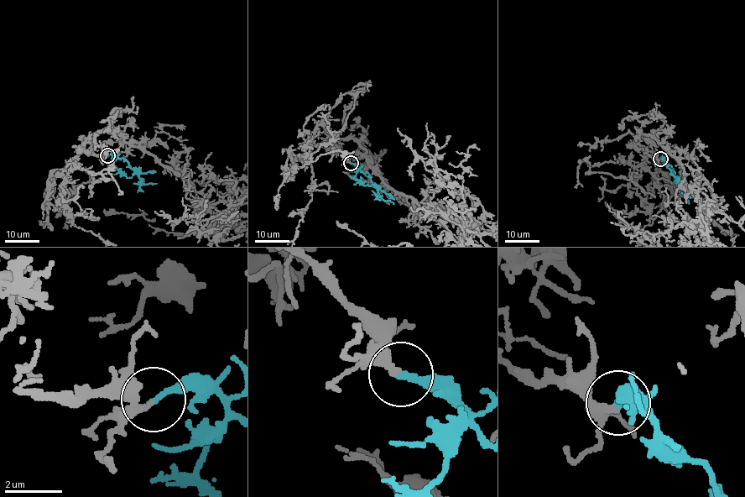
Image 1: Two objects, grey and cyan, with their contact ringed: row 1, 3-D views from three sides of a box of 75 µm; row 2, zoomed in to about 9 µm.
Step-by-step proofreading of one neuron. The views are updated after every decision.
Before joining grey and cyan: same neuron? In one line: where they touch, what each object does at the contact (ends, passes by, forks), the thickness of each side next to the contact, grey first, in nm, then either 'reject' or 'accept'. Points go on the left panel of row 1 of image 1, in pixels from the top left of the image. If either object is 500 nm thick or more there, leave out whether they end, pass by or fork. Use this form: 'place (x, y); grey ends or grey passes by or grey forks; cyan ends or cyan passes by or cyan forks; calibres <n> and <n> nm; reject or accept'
place (107, 155); grey ends; cyan ends; calibres 280 and 240 nm; accept

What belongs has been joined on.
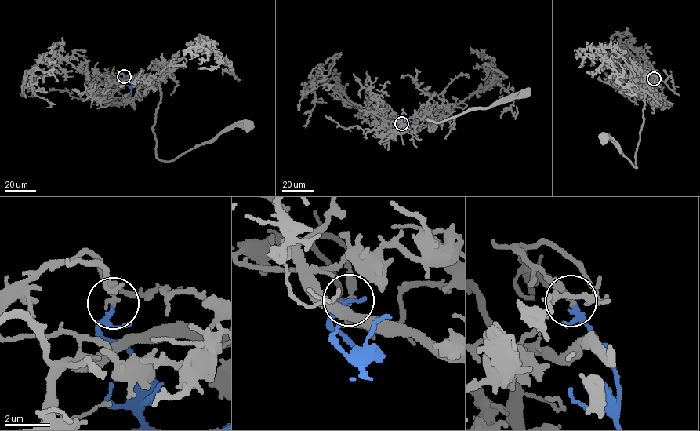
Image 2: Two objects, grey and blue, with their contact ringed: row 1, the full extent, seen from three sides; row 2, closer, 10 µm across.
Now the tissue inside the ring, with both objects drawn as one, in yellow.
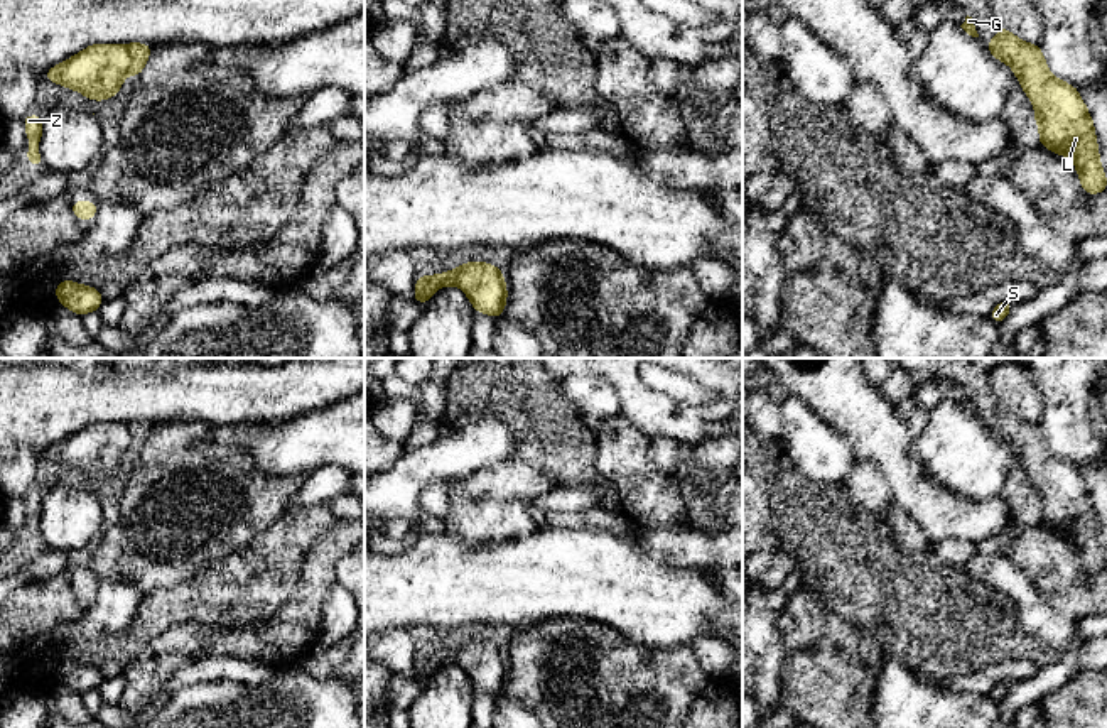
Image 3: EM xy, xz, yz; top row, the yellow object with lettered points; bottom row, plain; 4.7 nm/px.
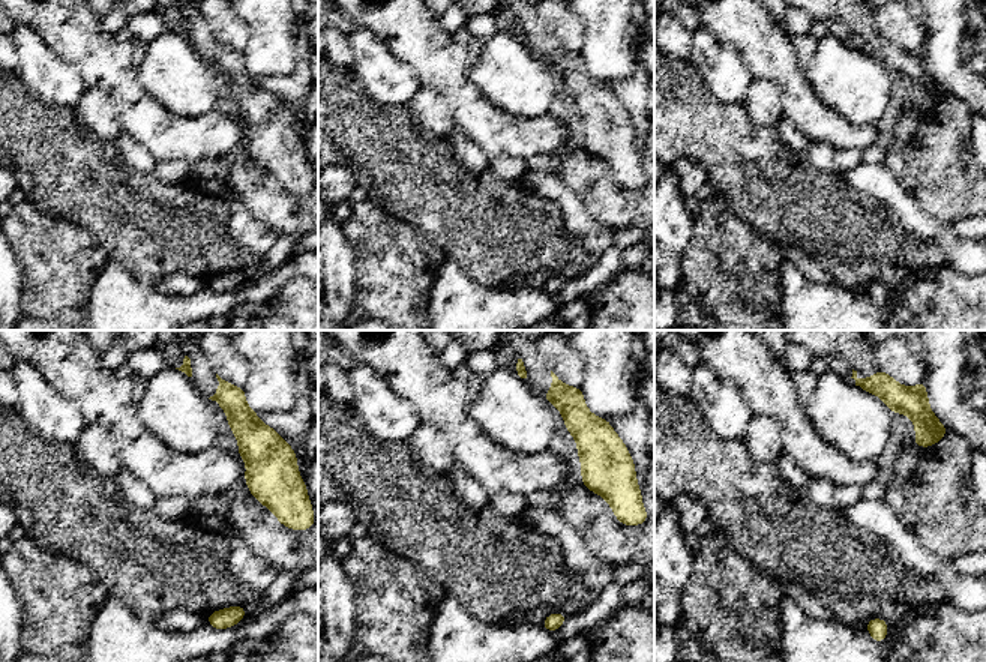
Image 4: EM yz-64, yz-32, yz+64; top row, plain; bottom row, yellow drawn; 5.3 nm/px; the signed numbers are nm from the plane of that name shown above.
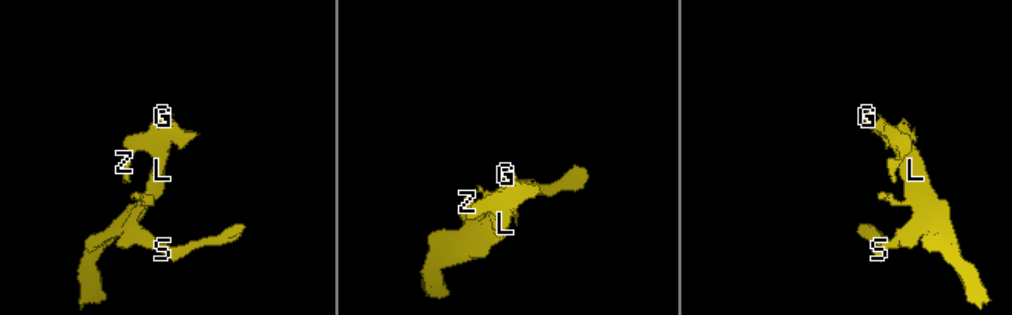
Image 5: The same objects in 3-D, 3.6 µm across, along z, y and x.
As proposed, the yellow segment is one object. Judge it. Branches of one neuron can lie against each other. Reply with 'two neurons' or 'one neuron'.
one neuron

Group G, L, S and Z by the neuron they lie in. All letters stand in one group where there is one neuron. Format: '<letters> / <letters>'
G L S Z

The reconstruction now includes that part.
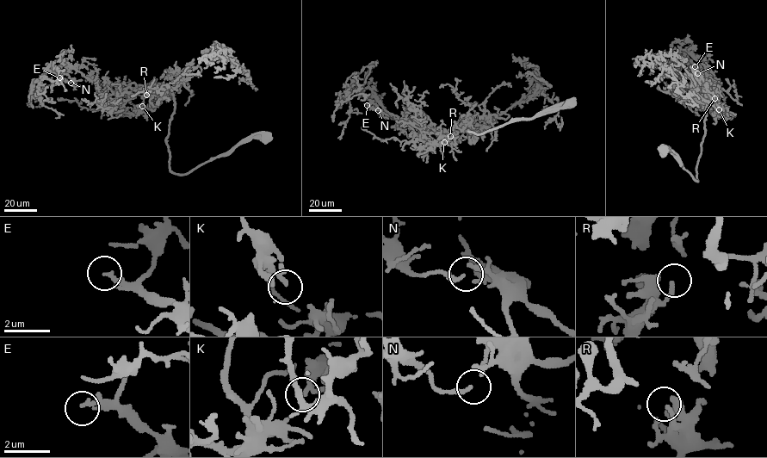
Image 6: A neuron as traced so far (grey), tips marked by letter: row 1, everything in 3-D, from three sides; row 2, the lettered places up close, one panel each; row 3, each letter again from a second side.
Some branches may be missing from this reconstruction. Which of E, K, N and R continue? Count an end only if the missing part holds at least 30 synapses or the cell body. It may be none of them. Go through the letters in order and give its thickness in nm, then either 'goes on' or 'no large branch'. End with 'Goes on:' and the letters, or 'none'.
E: calibre 190 nm; no large branch
K: calibre 130 nm; no large branch
N: calibre 130 nm; no large branch
R: calibre 160 nm; no large branch
Goes on: none

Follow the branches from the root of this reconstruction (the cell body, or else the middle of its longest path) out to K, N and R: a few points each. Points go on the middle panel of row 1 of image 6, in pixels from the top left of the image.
K: (569, 103), (480, 133), (459, 129), (447, 139), (432, 132), (439, 131), (441, 139), (446, 138), (444, 142)
N: (569, 103), (482, 133), (459, 129), (448, 139), (433, 127), (405, 126), (370, 89), (359, 86), (378, 110)
R: (569, 103), (482, 133), (459, 129), (447, 139), (432, 132), (439, 131), (442, 141), (450, 136)

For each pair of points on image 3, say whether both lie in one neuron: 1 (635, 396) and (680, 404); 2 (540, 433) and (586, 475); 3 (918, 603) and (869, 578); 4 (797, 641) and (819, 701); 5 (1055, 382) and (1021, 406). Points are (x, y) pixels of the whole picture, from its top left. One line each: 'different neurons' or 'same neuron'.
1: same neuron
2: same neuron
3: same neuron
4: same neuron
5: different neurons

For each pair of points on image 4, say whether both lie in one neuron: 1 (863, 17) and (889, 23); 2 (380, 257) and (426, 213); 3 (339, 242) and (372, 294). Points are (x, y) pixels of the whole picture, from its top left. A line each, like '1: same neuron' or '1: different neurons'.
1: different neurons
2: different neurons
3: different neurons

